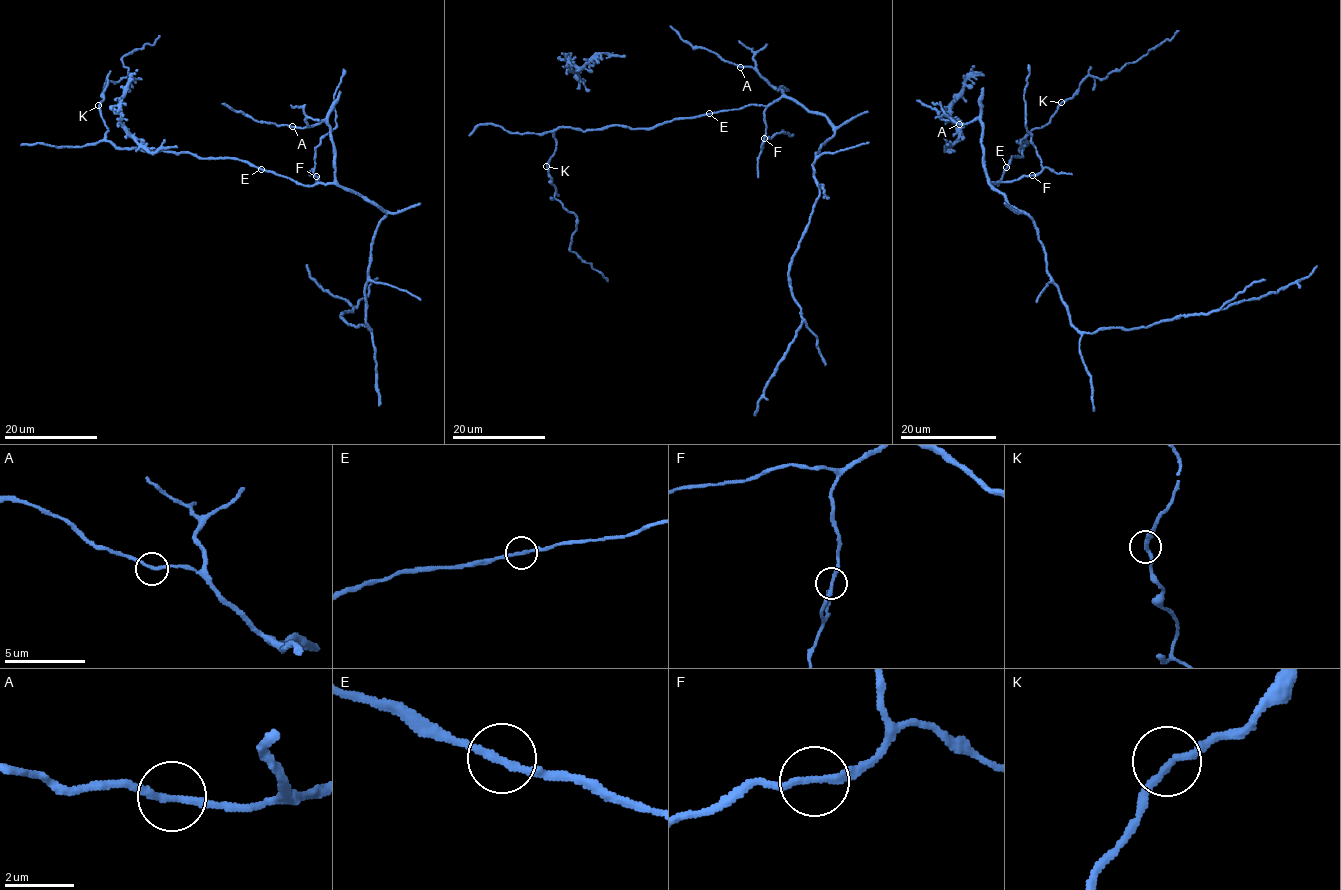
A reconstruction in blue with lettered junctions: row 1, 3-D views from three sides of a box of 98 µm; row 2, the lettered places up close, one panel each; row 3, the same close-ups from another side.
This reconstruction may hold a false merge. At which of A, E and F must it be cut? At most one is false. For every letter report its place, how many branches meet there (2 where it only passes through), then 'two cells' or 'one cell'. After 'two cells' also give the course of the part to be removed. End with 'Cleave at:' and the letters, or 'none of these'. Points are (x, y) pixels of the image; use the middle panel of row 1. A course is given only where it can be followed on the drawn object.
A: at (740, 67); 2 branches meet; one cell
E: at (709, 113); 2 branches meet; one cell
F: at (764, 138); 2 branches meet; one cell
Cleave at: none of these

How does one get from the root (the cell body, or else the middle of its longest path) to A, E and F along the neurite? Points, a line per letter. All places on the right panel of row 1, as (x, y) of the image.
A: (990, 184), (983, 162), (982, 122), (974, 119), (959, 124)
E: (990, 184), (998, 185), (1007, 167)
F: (990, 184), (1032, 175)

